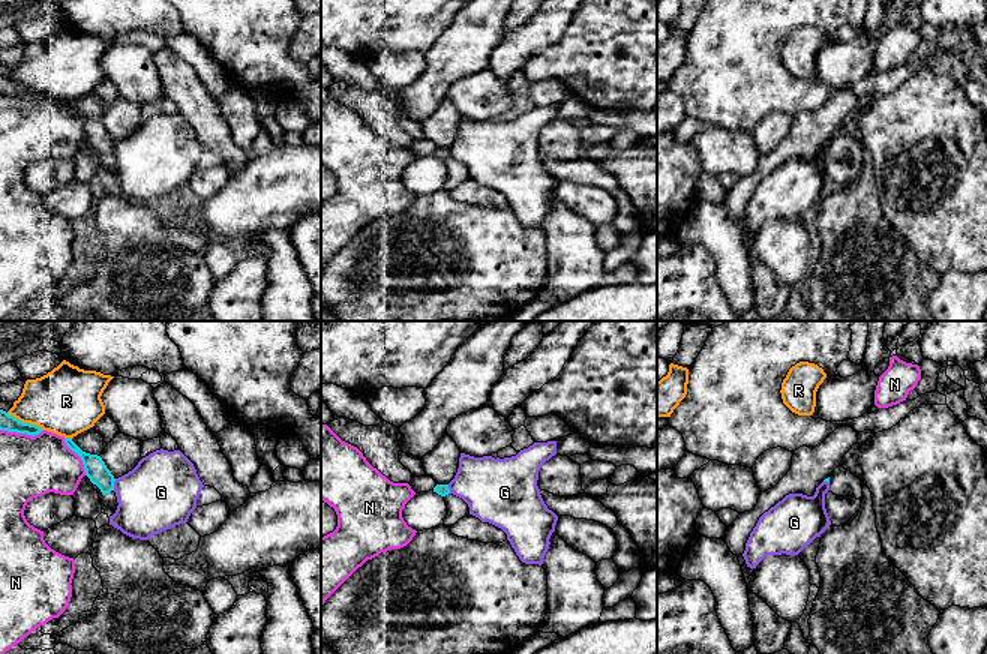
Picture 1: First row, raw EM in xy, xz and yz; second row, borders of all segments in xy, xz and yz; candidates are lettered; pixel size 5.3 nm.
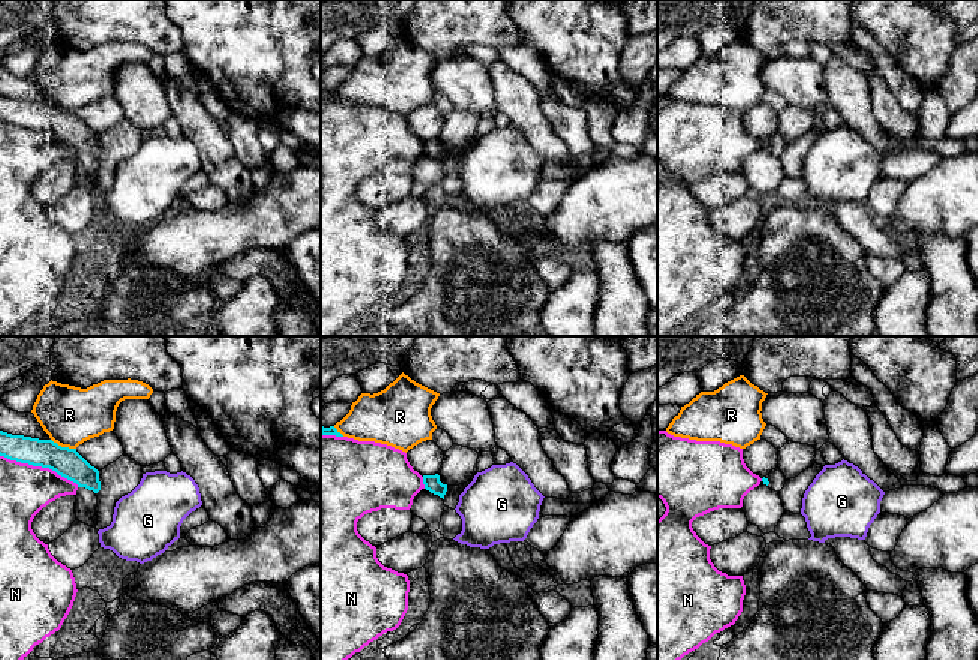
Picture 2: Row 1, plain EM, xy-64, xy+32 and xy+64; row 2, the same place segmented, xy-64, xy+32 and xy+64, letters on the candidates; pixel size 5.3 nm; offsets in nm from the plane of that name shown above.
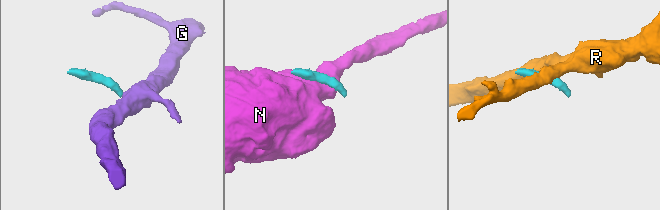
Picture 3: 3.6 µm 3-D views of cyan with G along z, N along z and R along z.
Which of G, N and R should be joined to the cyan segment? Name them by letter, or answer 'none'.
none

